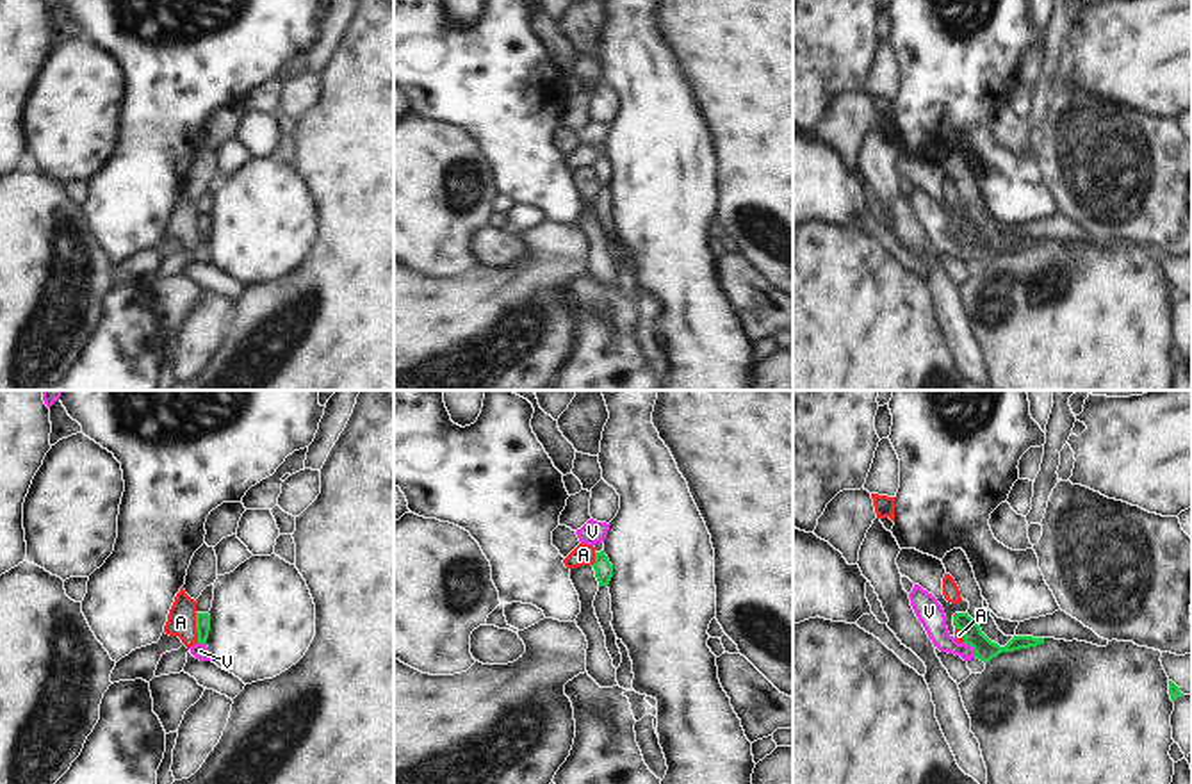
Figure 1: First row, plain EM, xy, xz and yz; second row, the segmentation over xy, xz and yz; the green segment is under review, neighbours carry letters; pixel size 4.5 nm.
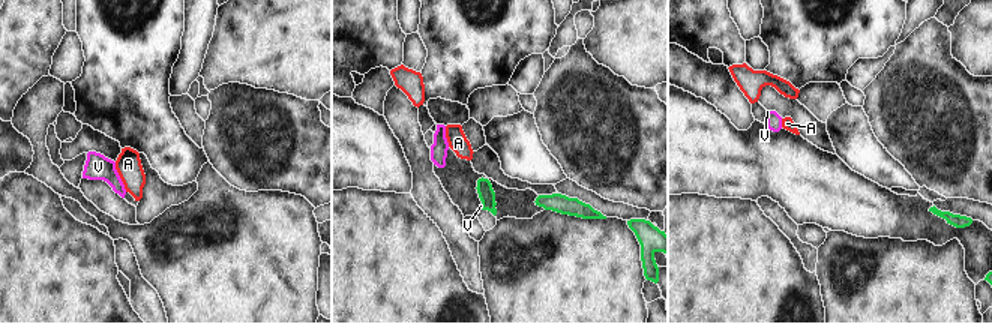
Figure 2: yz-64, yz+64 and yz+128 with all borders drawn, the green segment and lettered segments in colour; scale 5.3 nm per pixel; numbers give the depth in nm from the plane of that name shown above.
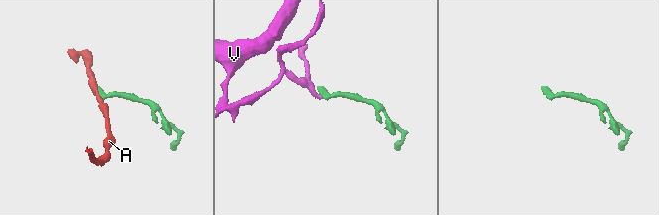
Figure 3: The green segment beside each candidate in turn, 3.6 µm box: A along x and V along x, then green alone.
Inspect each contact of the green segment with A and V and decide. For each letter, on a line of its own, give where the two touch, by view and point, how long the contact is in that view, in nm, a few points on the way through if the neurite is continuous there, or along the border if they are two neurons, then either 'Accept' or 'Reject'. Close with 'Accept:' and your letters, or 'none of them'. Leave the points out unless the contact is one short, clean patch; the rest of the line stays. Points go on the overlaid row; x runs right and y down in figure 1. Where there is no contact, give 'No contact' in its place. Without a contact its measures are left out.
A: Touches green at xy (196, 628). Shared border 140 nm. Reject
V: Touches green at yz (973, 649). Shared border 90 nm. Path across: yz (984, 649), (973, 649), (954, 647), (930, 613). Accept
Accept: V.

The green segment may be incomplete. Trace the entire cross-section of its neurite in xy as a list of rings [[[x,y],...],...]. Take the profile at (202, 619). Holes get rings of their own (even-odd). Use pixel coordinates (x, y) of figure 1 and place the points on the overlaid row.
[[[196,613],[198,643],[191,647],[191,654],[200,661],[210,661],[207,647],[208,631],[210,631],[210,615]]]

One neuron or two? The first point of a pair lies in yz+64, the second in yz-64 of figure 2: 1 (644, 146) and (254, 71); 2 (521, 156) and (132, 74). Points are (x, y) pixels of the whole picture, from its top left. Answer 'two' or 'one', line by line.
1: two
2: one

